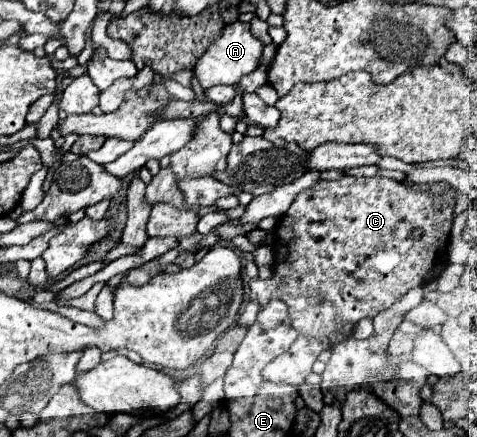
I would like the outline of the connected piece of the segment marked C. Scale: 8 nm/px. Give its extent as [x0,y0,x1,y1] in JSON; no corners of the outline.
[252,177,458,383]

